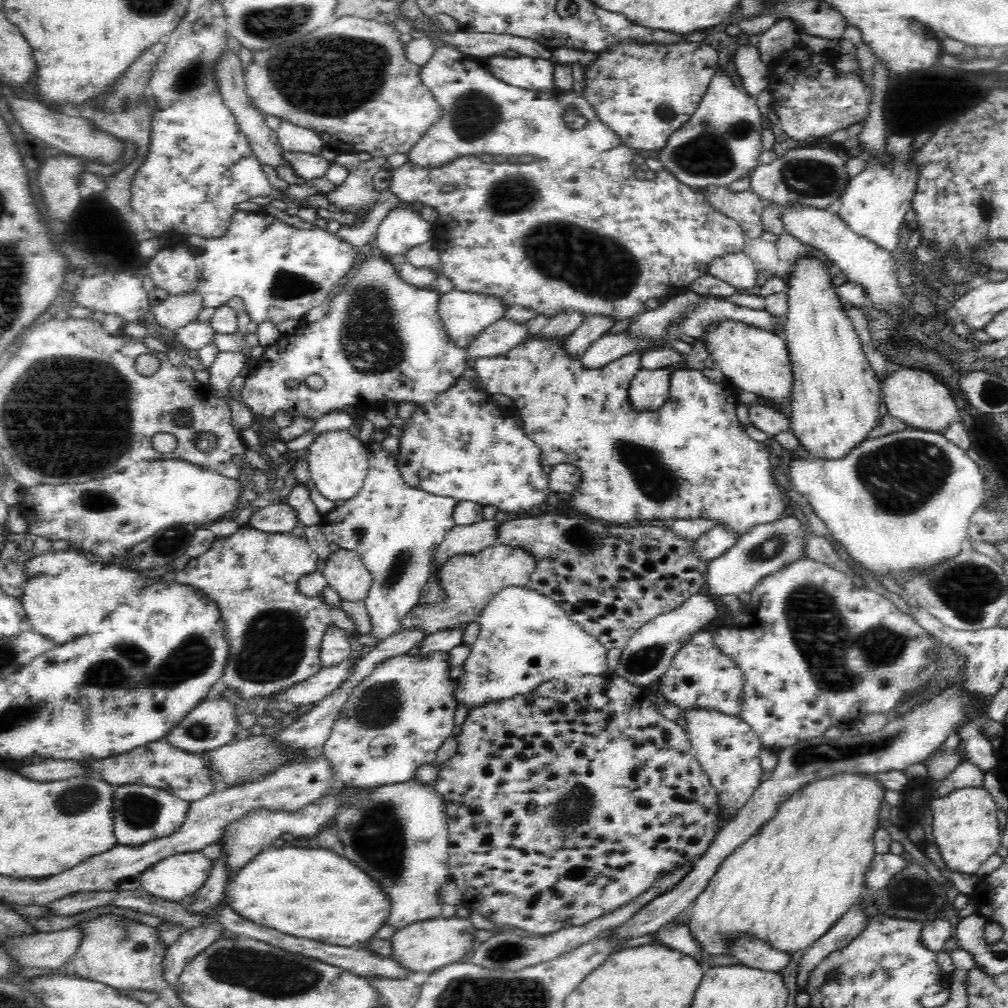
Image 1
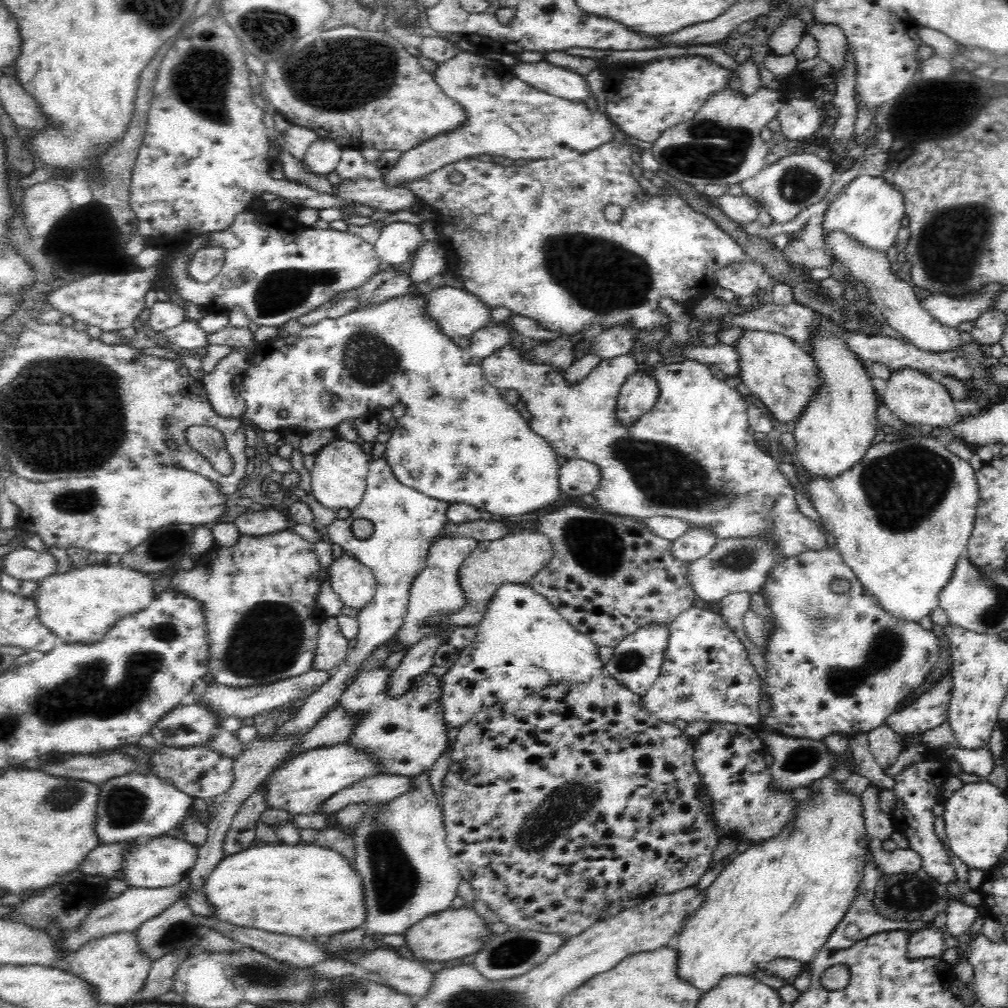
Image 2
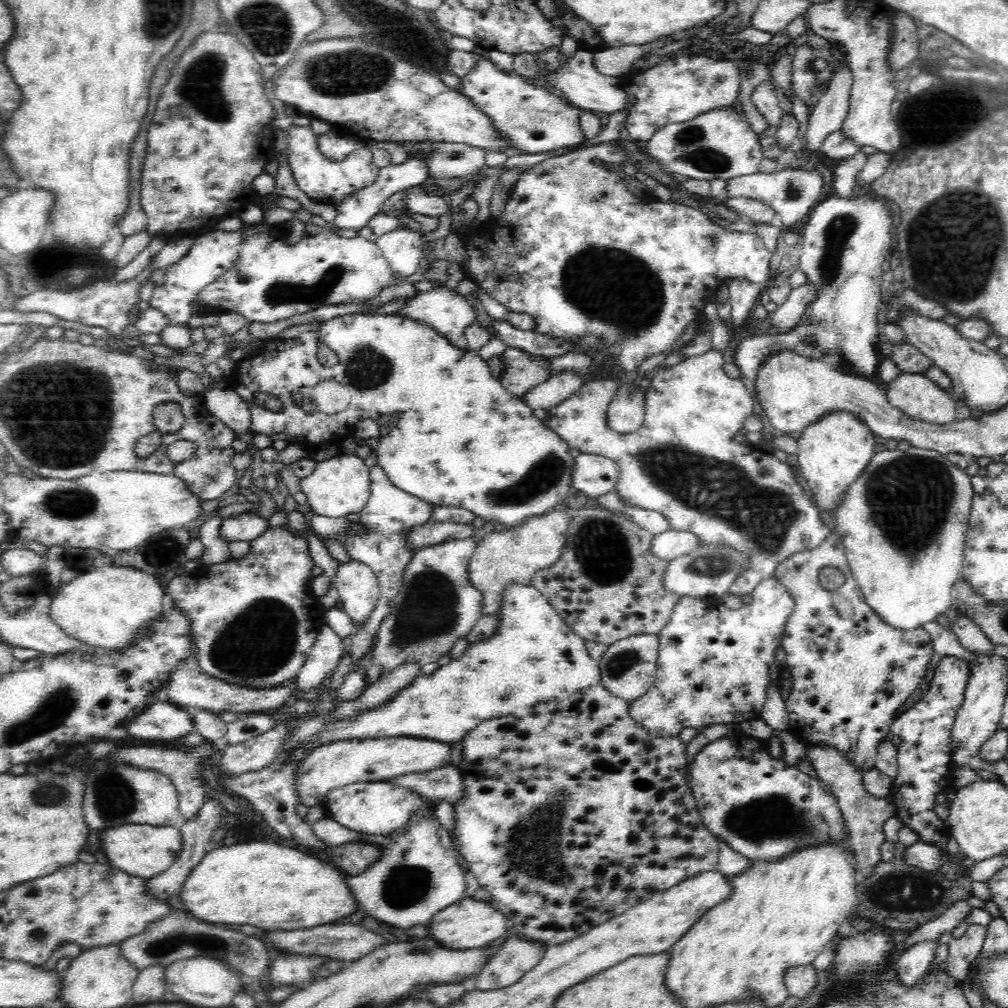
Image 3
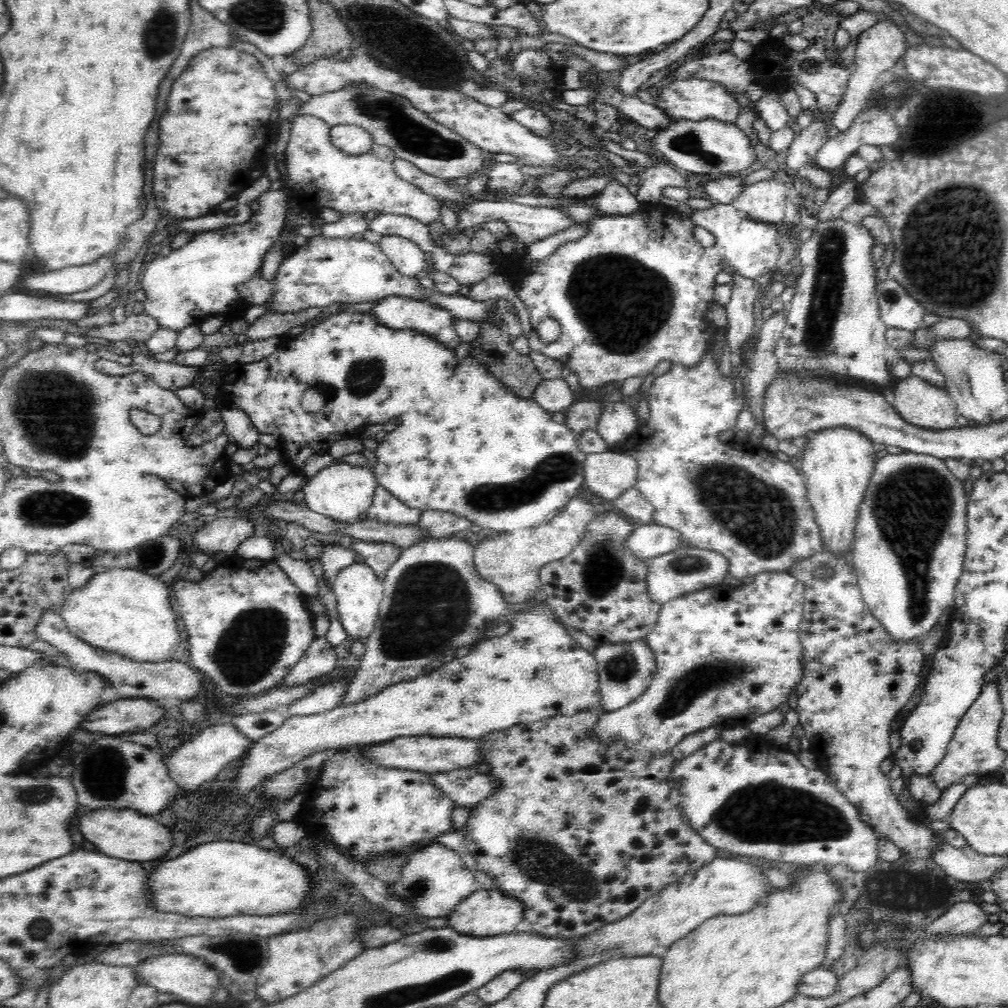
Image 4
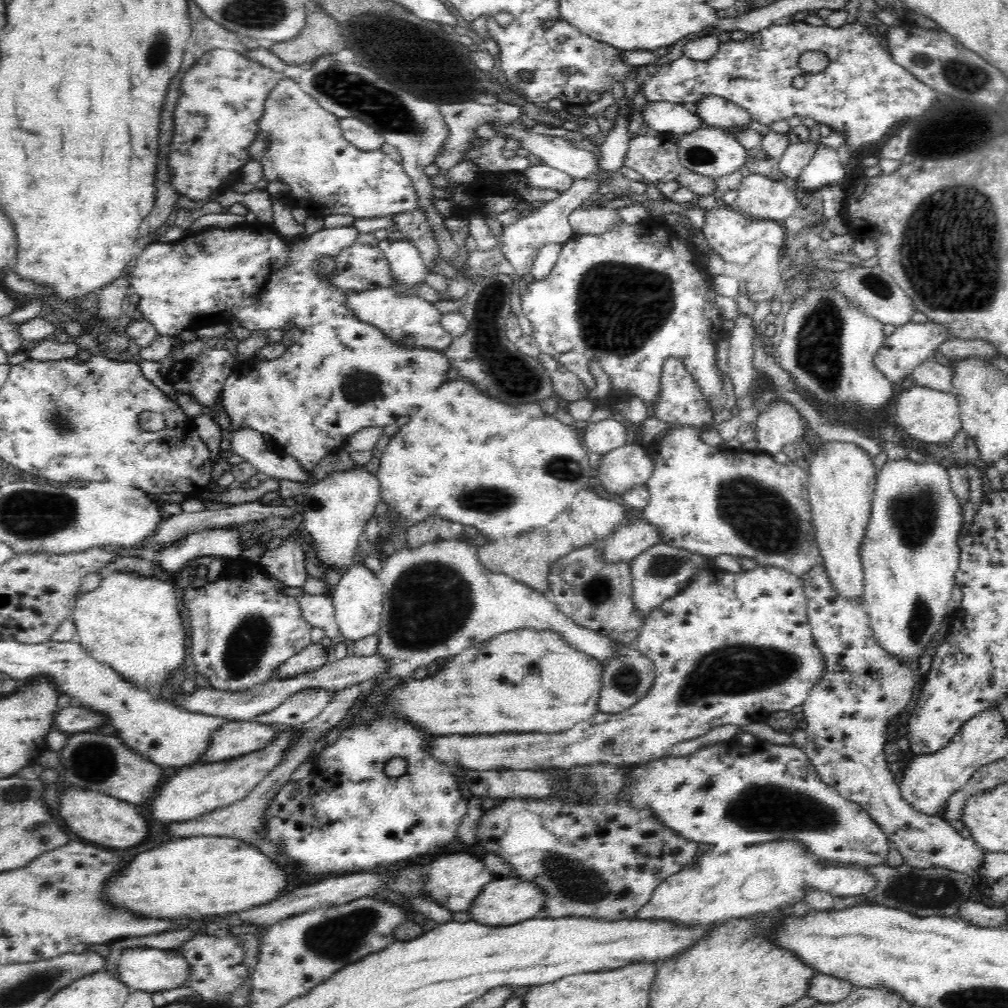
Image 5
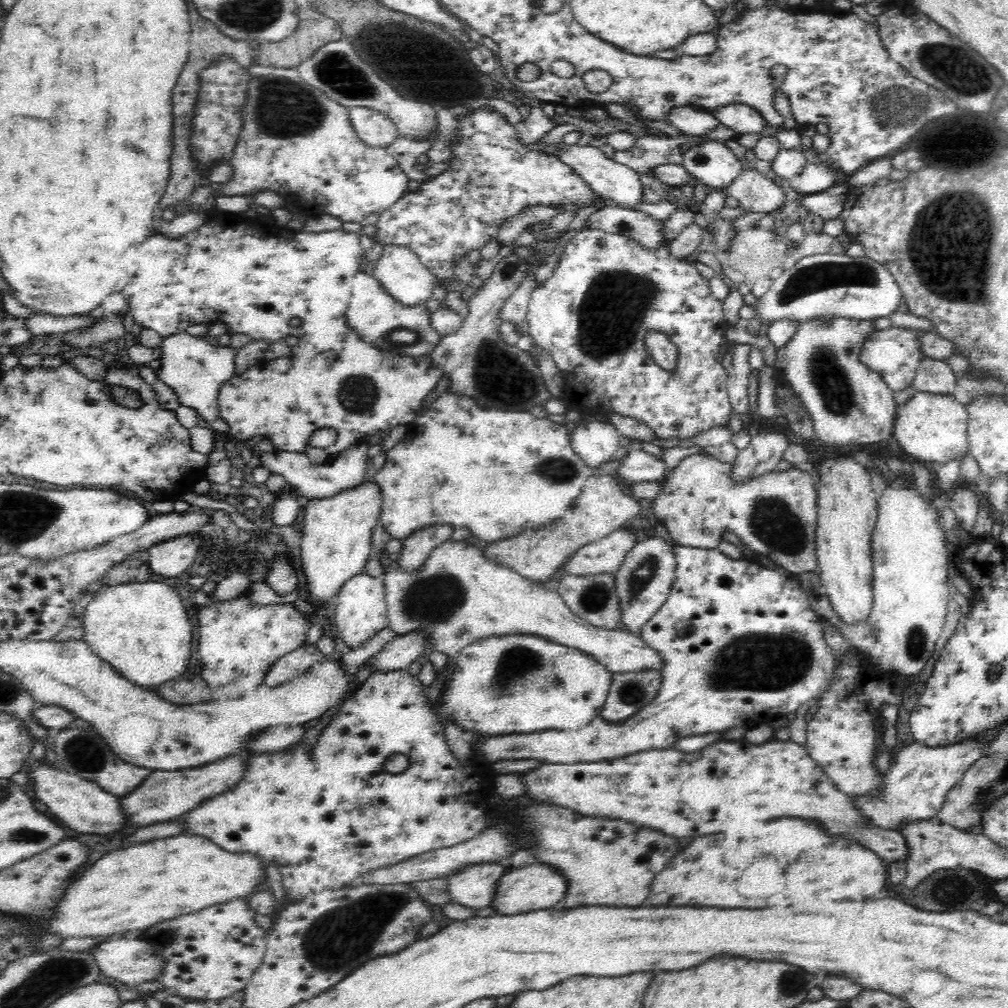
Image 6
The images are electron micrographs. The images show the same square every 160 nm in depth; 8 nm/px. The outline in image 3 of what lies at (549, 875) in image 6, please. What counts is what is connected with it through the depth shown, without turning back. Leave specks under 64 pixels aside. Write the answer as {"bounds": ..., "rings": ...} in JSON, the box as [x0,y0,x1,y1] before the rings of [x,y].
{"bounds":[429,898,510,950],"rings":[[[464,898],[452,906],[439,911],[430,920],[429,935],[438,940],[443,946],[451,950],[472,950],[482,948],[500,938],[509,929],[510,922],[507,917],[497,910],[490,902],[480,902],[472,898]]]}

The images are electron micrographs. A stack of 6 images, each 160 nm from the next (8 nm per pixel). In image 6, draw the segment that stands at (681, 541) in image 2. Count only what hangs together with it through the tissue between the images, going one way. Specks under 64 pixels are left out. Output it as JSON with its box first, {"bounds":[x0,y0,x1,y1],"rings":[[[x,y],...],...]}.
{"bounds":[537,528,638,590],"rings":[[[626,528],[615,530],[609,536],[575,550],[550,578],[540,581],[537,585],[546,590],[556,590],[558,580],[564,574],[588,576],[600,572],[615,573],[627,552],[636,544],[638,540],[635,532],[629,532]]]}

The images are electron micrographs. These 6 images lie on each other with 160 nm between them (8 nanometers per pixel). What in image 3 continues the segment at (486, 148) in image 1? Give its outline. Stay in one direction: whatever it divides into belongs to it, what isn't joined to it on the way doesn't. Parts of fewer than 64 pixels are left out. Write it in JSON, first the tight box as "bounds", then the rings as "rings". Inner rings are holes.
{"bounds":[332,60,585,230],"rings":[[[480,60],[476,68],[460,80],[460,94],[466,95],[478,109],[486,113],[496,129],[510,139],[511,153],[536,154],[537,152],[554,152],[559,148],[576,146],[585,138],[580,129],[580,108],[573,106],[566,98],[560,98],[554,93],[530,84],[528,80],[516,72],[506,72],[494,65],[490,60]],[[409,156],[409,158],[401,164],[390,164],[379,170],[378,178],[374,184],[366,188],[358,190],[353,196],[340,204],[334,204],[337,210],[337,217],[332,221],[332,225],[336,228],[346,228],[346,230],[360,230],[367,226],[370,218],[376,213],[380,213],[380,208],[384,206],[384,202],[393,194],[406,190],[412,186],[418,186],[429,178],[427,164],[425,158],[419,156]]]}

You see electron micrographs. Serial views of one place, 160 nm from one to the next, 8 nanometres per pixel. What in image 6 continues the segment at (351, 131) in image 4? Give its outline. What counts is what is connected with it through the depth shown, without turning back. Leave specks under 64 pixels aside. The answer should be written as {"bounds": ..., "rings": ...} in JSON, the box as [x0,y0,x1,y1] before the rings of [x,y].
{"bounds":[348,107,400,147],"rings":[[[352,107],[348,110],[354,131],[363,143],[373,147],[392,144],[400,137],[396,123],[388,116],[368,107]]]}

